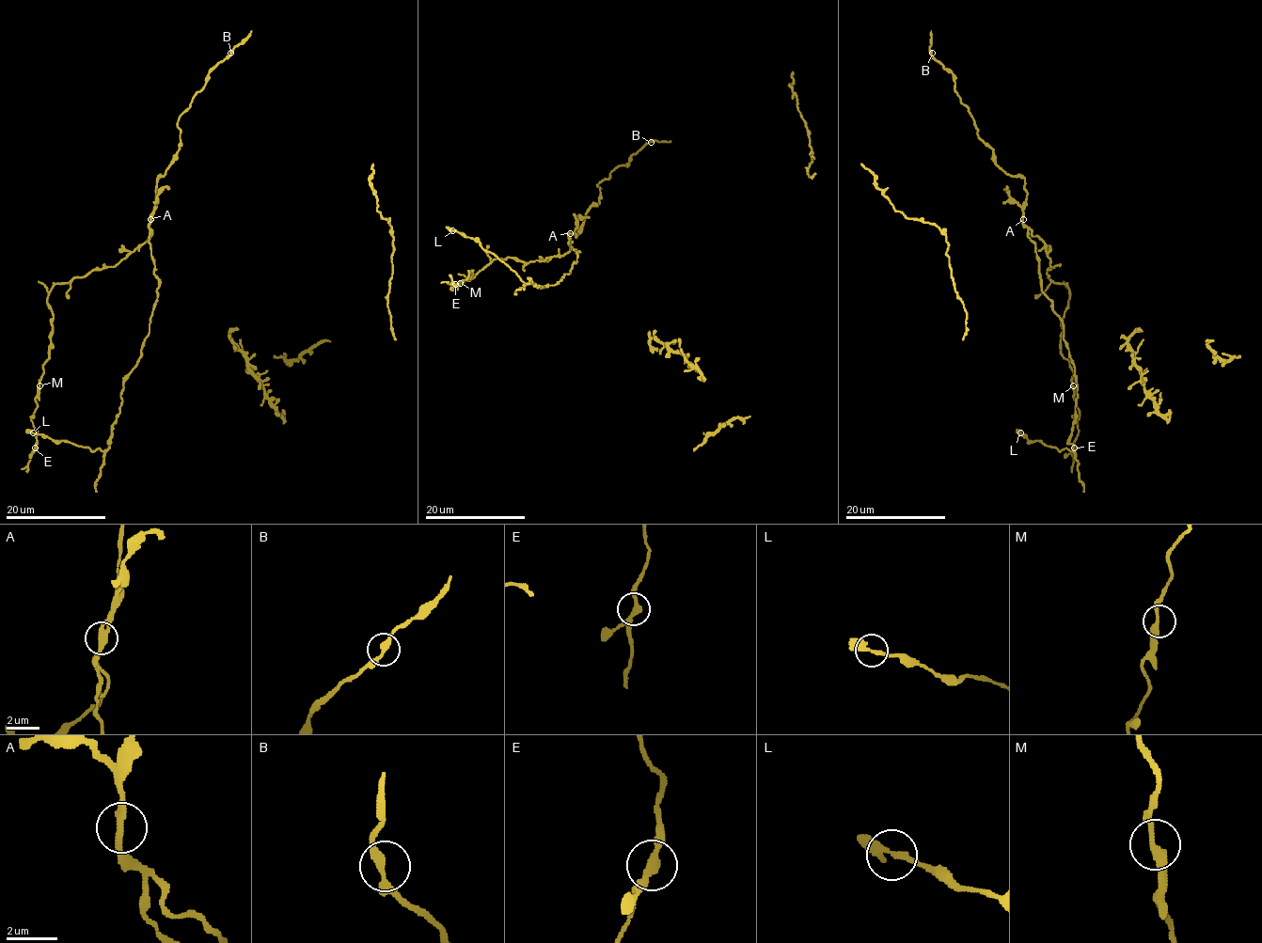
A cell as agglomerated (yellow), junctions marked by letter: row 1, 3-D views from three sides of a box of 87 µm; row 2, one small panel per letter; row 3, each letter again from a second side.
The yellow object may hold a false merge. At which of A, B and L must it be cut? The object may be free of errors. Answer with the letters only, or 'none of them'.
A

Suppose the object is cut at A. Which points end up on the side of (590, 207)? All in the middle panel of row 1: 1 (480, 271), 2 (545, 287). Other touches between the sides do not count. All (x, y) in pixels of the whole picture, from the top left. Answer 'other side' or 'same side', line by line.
1: other side
2: same side

